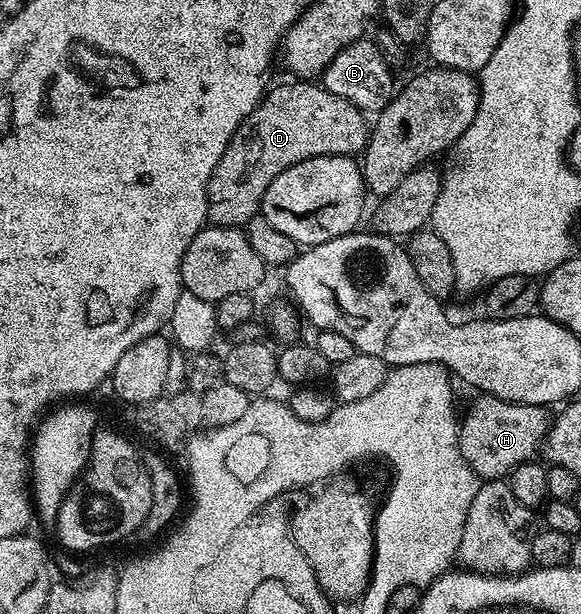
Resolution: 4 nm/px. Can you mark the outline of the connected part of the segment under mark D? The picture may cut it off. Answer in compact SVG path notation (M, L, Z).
M293 82L282 83L279 87L272 88L271 91L269 88L256 105L254 112L238 126L238 134L228 145L228 149L224 149L224 157L220 157L220 165L216 165L208 189L206 218L213 226L242 227L245 225L252 216L261 212L262 198L268 185L272 185L272 181L276 181L276 177L280 177L280 173L284 173L284 169L288 169L300 161L308 161L312 157L321 155L354 157L365 152L368 119L361 109L352 105L352 101L348 101L344 97L336 97L329 89L317 82Z

